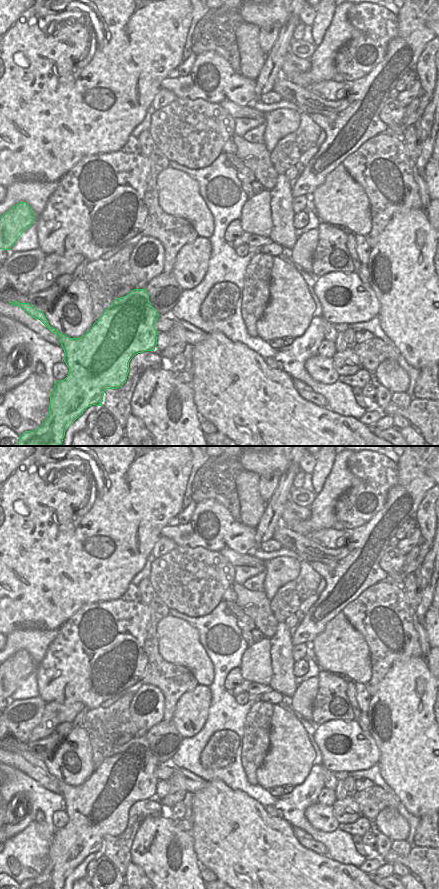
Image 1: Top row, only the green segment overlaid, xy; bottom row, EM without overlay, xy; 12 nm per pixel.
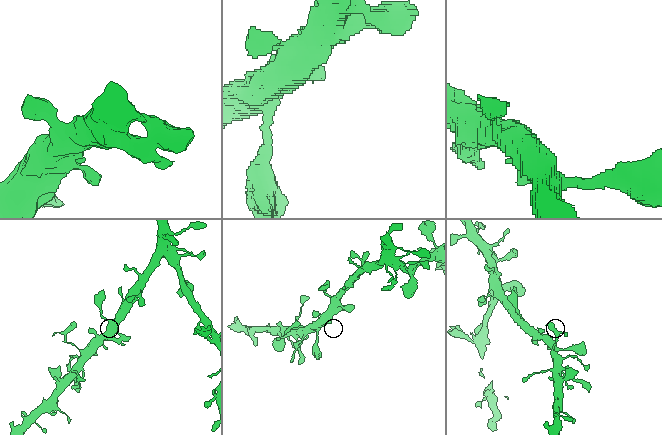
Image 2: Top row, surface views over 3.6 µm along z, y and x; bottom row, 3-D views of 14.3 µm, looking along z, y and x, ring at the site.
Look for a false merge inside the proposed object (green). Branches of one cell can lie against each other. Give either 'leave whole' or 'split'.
split

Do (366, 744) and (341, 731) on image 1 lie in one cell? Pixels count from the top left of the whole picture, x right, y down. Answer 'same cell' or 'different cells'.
same cell

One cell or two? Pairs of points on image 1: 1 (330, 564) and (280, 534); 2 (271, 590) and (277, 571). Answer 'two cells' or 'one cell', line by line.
1: one cell
2: one cell

